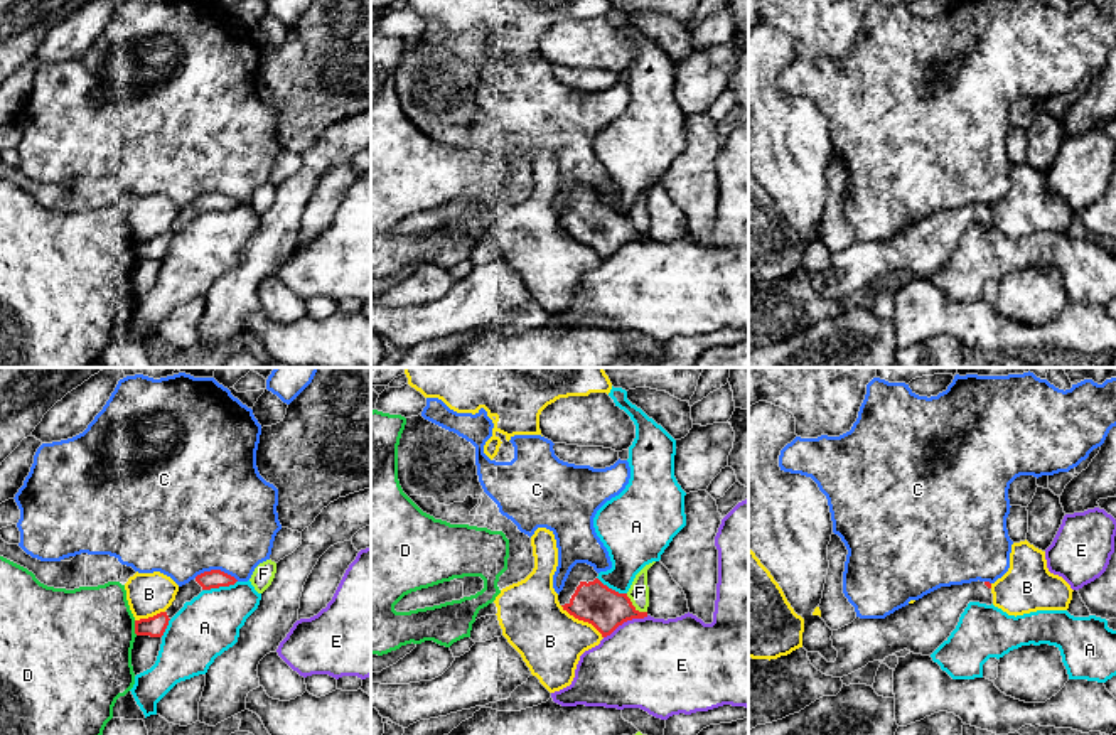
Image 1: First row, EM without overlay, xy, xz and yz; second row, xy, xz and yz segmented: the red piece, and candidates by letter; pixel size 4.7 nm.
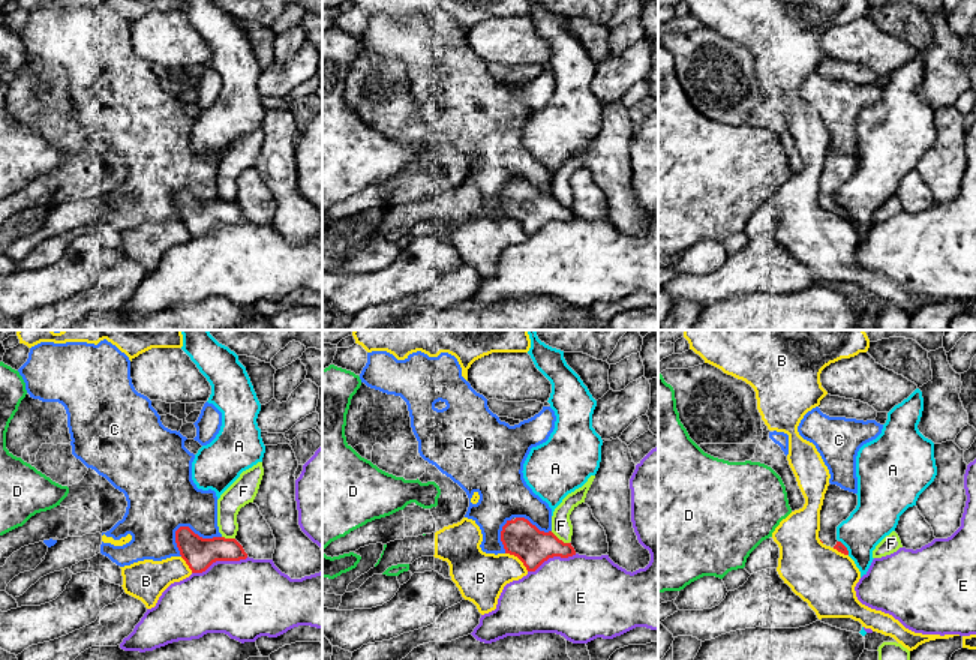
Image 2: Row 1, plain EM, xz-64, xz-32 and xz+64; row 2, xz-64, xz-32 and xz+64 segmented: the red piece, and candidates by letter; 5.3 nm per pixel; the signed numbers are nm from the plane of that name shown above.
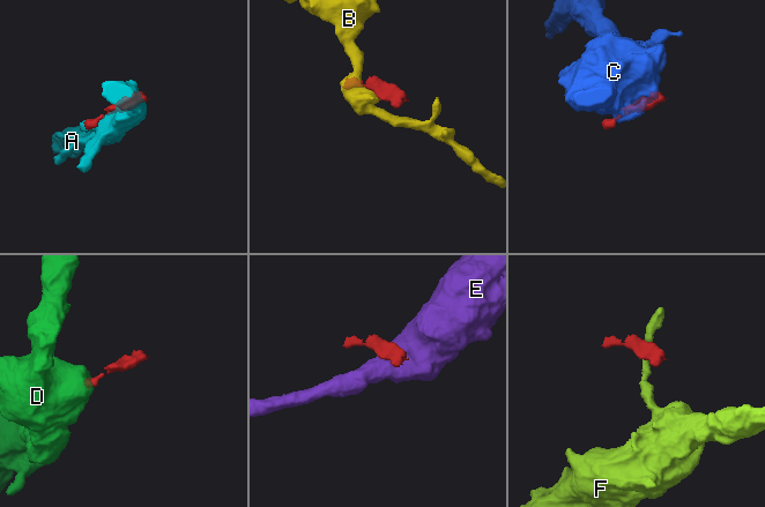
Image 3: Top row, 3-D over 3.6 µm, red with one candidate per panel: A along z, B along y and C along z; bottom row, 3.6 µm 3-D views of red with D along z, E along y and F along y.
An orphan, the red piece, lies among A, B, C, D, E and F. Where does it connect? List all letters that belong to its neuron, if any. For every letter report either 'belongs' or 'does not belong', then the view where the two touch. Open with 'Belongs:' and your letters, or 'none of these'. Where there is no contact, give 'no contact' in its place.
Belongs: none of these
A: does not belong; meets red in xy
B: does not belong; meets red in xz
C: does not belong; meets red in xy
D: does not belong; meets red in xy
E: does not belong; meets red in xz
F: does not belong; meets red in xz

